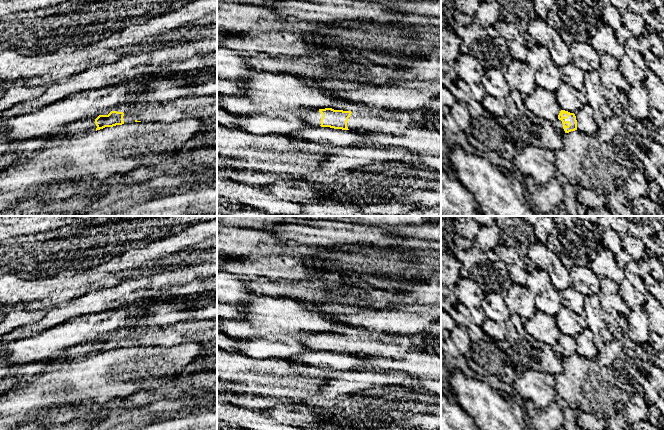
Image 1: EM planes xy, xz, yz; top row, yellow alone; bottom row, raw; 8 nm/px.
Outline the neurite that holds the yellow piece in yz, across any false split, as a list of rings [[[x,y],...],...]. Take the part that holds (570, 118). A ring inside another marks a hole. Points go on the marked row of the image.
[[[561,110],[558,115],[558,119],[554,123],[554,127],[561,135],[577,130],[577,120],[575,114]]]

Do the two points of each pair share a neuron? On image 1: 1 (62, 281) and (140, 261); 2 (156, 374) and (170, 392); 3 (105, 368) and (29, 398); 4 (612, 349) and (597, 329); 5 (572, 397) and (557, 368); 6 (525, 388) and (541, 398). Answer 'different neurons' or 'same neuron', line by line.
1: same neuron
2: different neurons
3: same neuron
4: different neurons
5: different neurons
6: same neuron

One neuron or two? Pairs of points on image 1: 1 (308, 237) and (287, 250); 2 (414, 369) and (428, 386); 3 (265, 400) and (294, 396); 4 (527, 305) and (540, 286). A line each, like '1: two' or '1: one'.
1: two
2: one
3: one
4: two

